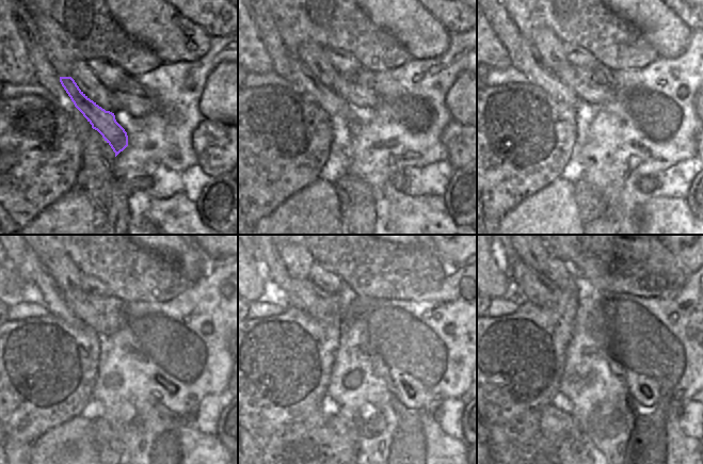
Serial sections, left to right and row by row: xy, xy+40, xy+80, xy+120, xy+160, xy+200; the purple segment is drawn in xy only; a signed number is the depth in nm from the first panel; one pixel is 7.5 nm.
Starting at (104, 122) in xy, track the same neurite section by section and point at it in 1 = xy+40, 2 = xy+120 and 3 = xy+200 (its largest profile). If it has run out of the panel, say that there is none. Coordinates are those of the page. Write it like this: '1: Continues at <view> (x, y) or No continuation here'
1: Continues at xy+40 (328, 99)
2: Continues at xy+120 (54, 303)
3: Continues at xy+200 (506, 256)

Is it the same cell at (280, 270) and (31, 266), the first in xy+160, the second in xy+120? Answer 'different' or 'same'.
different

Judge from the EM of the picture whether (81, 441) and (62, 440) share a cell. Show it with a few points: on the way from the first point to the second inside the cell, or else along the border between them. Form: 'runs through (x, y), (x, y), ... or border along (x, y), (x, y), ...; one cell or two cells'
runs through (77, 441), (66, 441); one cell

